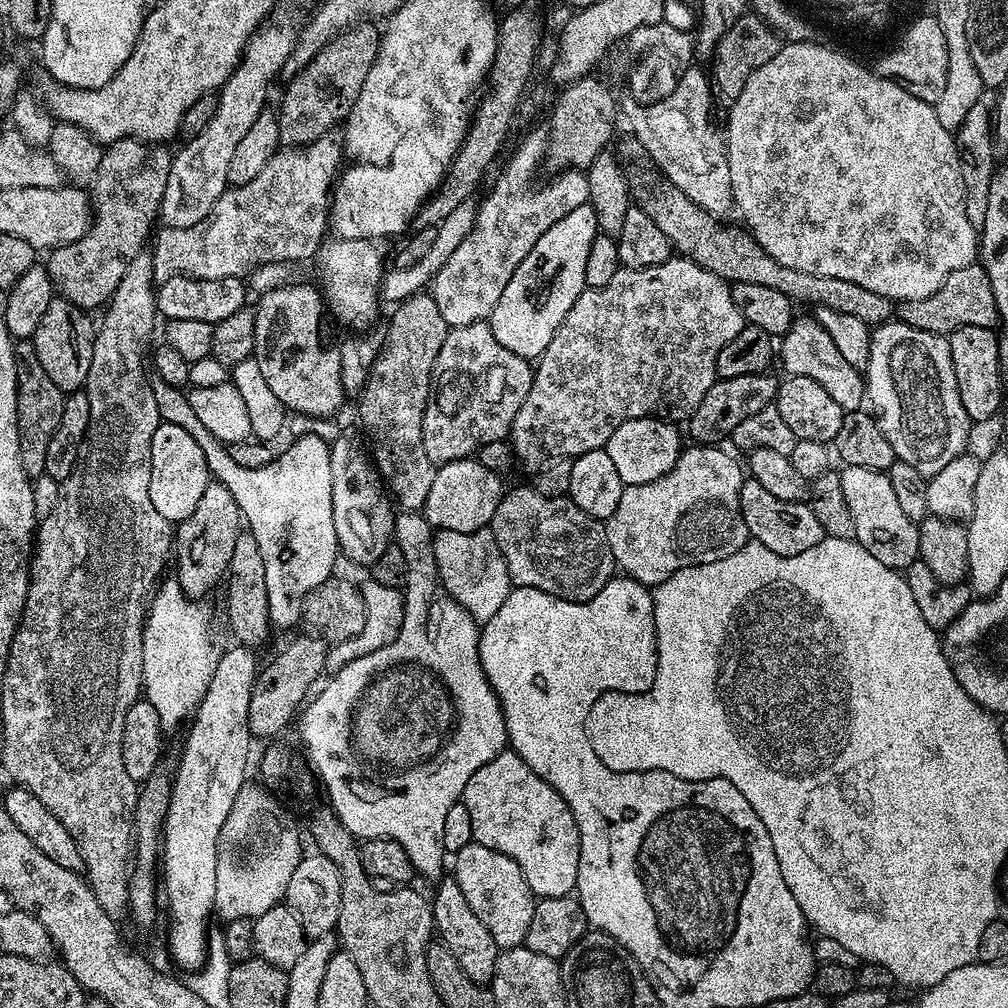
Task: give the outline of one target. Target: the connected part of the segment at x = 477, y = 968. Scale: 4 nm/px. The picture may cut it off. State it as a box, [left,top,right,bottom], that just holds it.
[431,878,502,986]

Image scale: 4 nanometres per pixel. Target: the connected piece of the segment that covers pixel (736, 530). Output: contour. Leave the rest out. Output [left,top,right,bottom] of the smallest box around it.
[604,446,750,586]

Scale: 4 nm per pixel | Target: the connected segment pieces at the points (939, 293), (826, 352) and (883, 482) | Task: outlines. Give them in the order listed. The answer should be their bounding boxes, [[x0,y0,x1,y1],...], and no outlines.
[[898,262,1000,337],[778,318,866,414],[839,466,920,570]]

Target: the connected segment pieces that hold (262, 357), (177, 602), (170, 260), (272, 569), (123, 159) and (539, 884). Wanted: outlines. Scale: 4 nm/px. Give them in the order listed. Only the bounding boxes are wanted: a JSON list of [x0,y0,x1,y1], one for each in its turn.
[[254,282,346,416],[142,578,222,734],[150,134,342,281],[208,436,340,630],[47,139,173,310],[462,752,580,898]]

